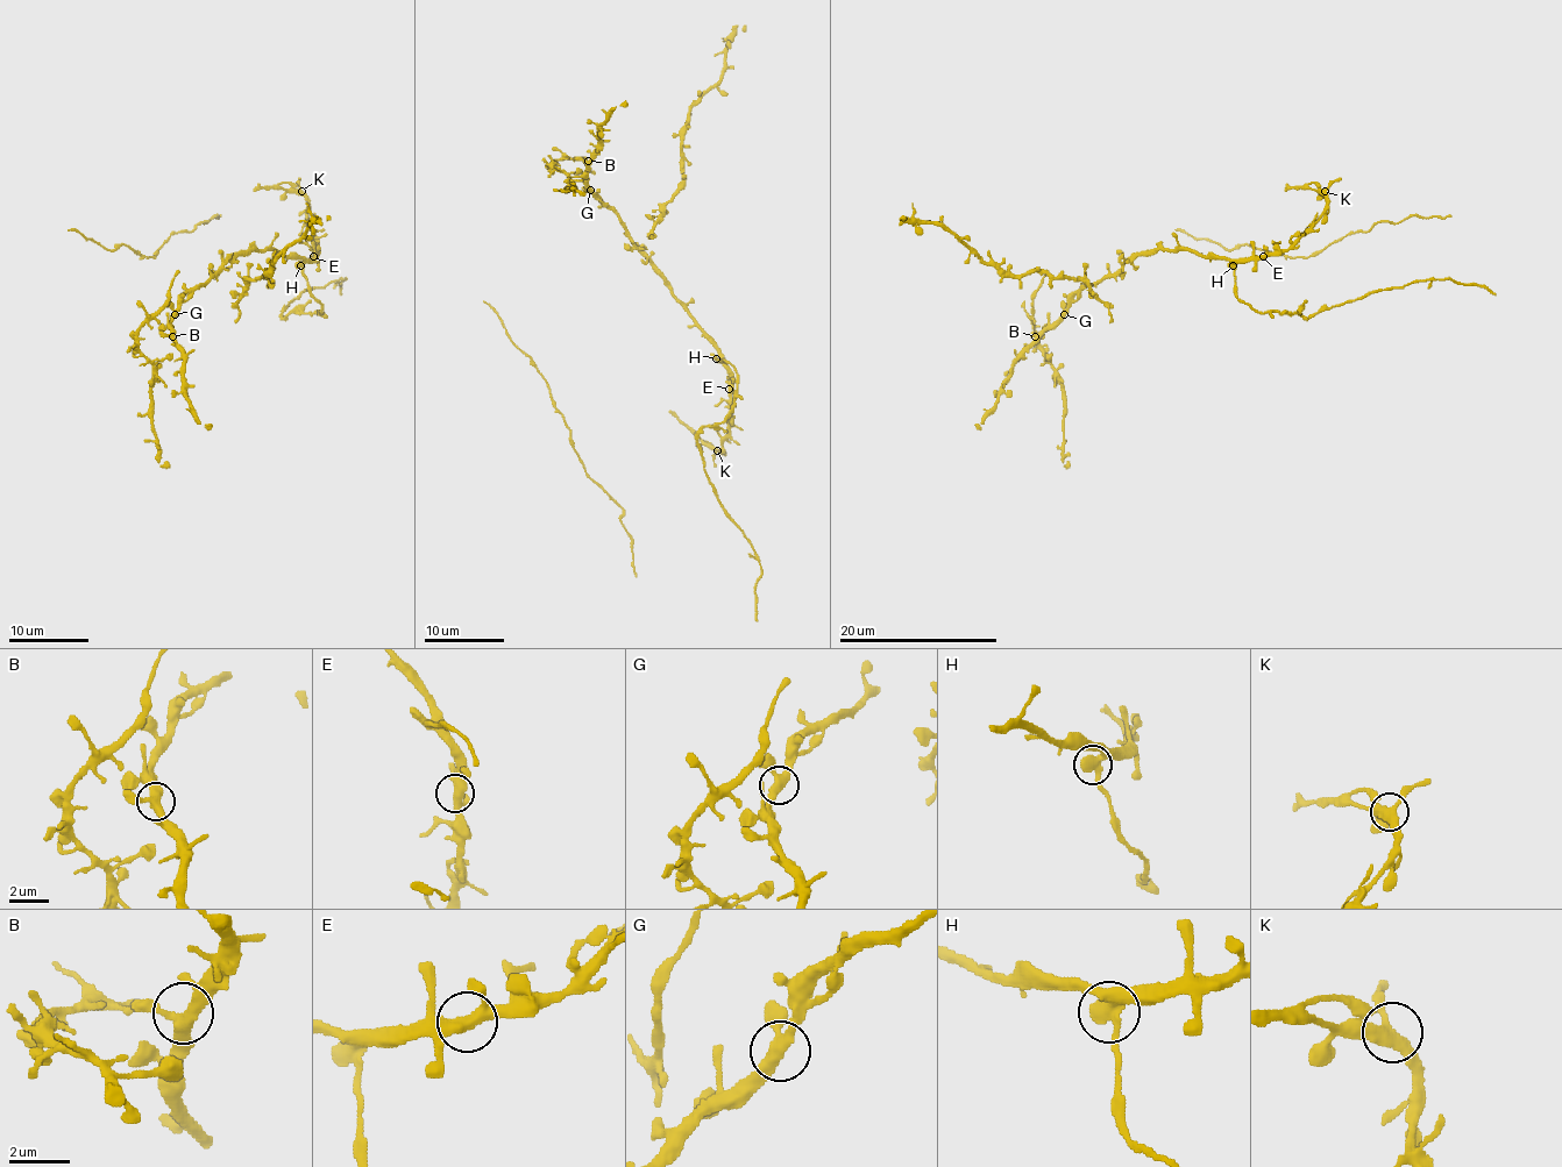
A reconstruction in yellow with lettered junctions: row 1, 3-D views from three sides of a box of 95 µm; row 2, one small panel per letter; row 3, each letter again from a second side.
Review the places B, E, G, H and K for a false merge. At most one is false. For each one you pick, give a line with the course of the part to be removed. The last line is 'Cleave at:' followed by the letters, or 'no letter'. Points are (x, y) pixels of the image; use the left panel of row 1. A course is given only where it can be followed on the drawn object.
H: (299, 264), (321, 312), (290, 312), (284, 318), (293, 298), (305, 290), (345, 278), (339, 284), (341, 294)
Cleave at: H

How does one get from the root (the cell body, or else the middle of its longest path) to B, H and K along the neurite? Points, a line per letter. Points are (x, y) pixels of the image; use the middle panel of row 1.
B: (731, 384), (729, 369), (717, 344), (675, 297), (664, 274), (632, 242), (624, 222), (588, 186), (588, 161)
H: (731, 384), (729, 370), (715, 358)
K: (731, 384), (731, 434), (723, 442), (723, 452), (717, 450)

